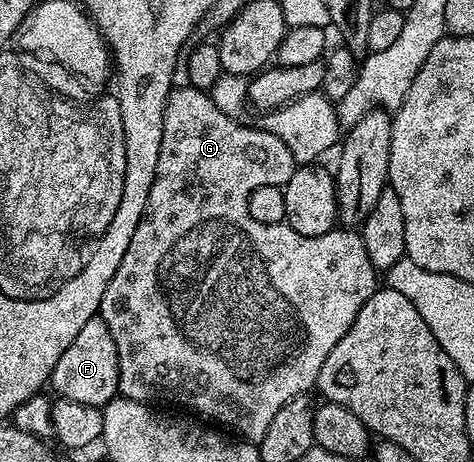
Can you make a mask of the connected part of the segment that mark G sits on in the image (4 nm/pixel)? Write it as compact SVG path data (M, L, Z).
M185 88L171 89L166 100L164 135L160 139L160 163L156 163L156 179L152 179L148 203L144 207L144 215L135 233L132 234L132 243L128 243L128 251L124 251L124 260L120 262L120 267L116 267L112 283L108 283L108 288L104 290L104 299L100 299L98 311L104 323L108 323L108 331L112 331L112 339L116 343L118 391L121 396L147 403L158 403L161 397L171 397L176 404L195 409L199 418L207 417L202 419L219 426L227 425L222 427L227 430L235 429L230 431L239 438L257 443L264 439L268 423L272 423L276 411L280 411L284 403L309 394L309 389L313 390L317 386L320 367L324 367L328 351L332 351L332 347L336 347L336 343L344 339L348 327L352 327L356 315L360 315L360 307L364 307L364 303L368 303L368 299L374 294L376 270L368 259L368 251L364 249L361 232L353 228L335 227L319 237L305 237L286 223L256 223L256 219L252 219L248 211L248 199L252 191L256 191L256 187L284 187L290 181L290 176L296 168L292 151L284 147L284 139L276 139L276 135L272 135L266 129L253 129L250 125L241 125L241 120L224 115L224 111L216 107L207 90Z

